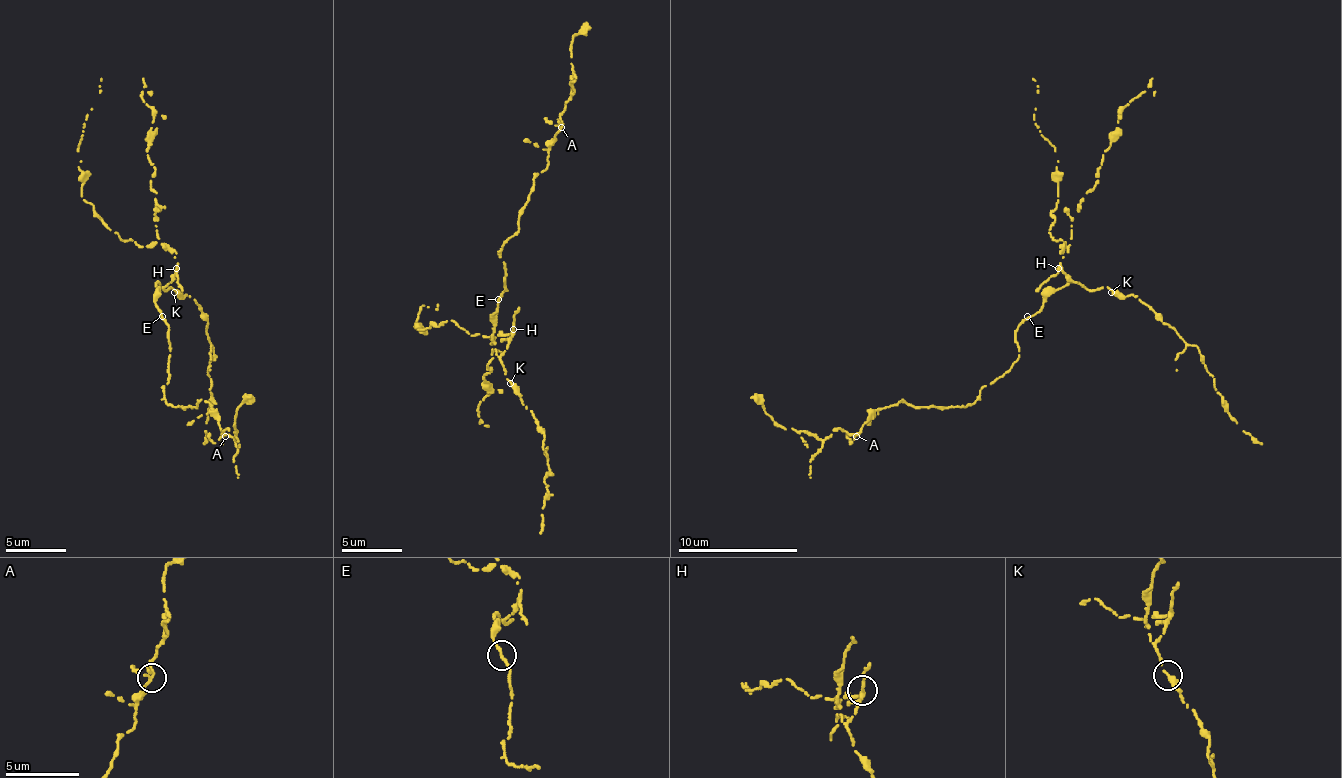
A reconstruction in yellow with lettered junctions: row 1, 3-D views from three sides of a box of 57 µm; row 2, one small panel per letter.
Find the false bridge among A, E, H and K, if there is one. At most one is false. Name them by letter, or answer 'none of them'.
H

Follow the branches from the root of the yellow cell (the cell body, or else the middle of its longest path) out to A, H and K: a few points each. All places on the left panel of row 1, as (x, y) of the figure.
A: (162, 319), (171, 346), (165, 400), (174, 406), (198, 406), (204, 400), (225, 436)
H: (162, 319), (162, 313), (156, 307), (156, 286), (171, 283), (177, 268)
K: (162, 319), (162, 313), (156, 307), (156, 286), (159, 283), (165, 289), (171, 286), (174, 292)

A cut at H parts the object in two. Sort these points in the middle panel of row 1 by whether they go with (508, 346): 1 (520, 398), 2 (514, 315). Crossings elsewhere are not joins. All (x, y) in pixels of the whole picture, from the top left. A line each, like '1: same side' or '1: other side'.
1: same side
2: other side

